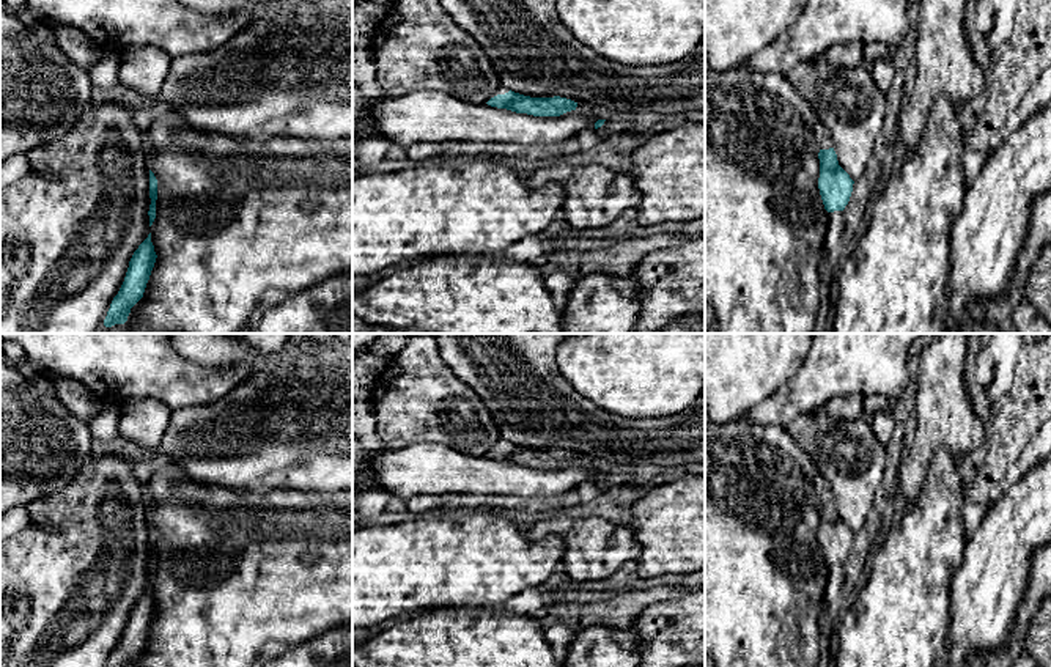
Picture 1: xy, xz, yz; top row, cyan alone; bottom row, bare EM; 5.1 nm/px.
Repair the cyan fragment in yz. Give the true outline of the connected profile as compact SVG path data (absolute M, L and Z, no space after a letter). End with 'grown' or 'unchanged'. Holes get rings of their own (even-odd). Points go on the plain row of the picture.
M821 474L815 475L815 489L818 492L820 530L818 541L828 565L843 563L850 554L854 533L839 518L837 507L832 500L829 483Z | grown

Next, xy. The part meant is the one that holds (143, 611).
M151 585L134 604L124 634L113 650L107 667L129 667L131 661L143 650L146 636L156 615Z | unchanged

